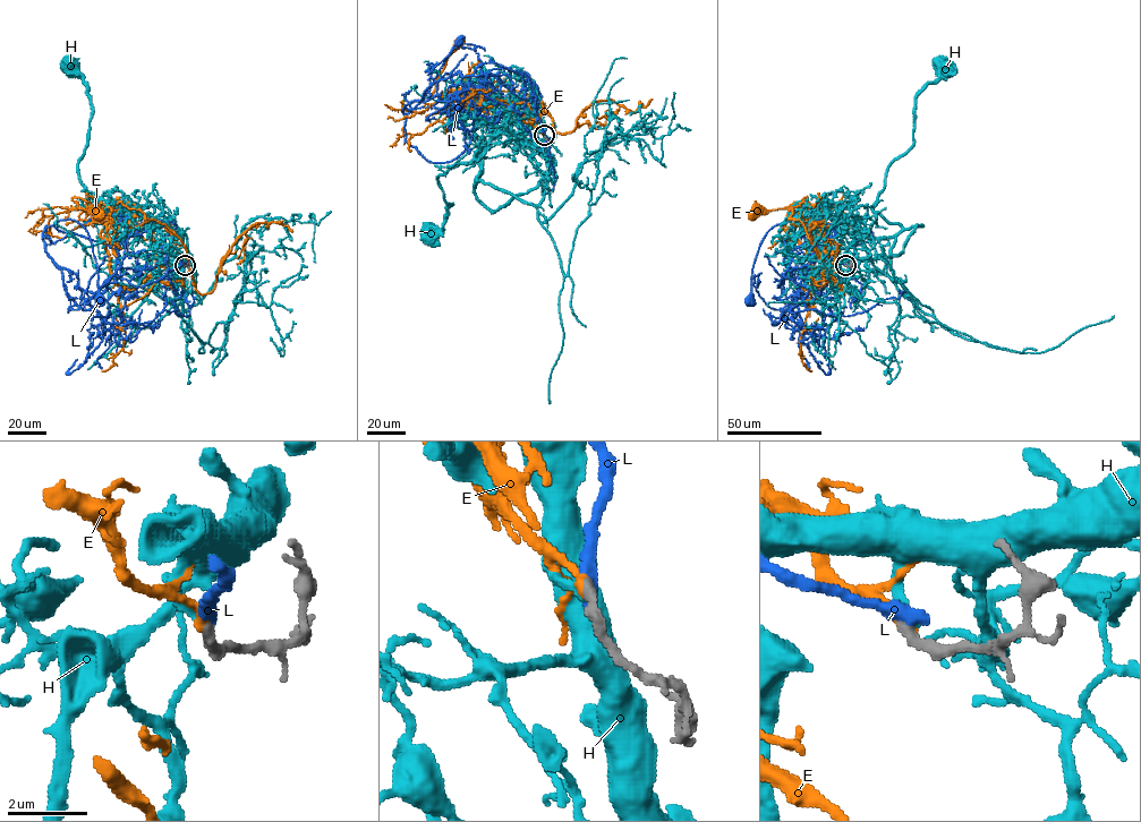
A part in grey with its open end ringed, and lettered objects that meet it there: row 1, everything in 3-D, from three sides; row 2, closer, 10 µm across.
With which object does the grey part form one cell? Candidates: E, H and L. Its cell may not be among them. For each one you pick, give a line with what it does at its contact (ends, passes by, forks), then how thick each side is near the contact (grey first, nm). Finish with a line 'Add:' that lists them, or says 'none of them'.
E: it ends; calibres 320 and 240 nm
Add: E

